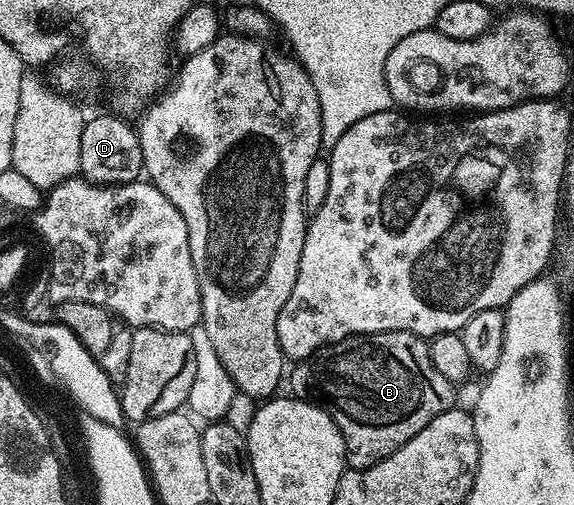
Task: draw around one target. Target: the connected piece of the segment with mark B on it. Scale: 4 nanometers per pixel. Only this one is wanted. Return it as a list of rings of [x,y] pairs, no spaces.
[[[405,331],[373,335],[349,335],[347,339],[319,347],[309,359],[291,368],[291,394],[323,407],[344,438],[349,468],[369,467],[394,453],[414,433],[422,433],[438,413],[453,406],[454,384],[430,361],[428,343]]]

